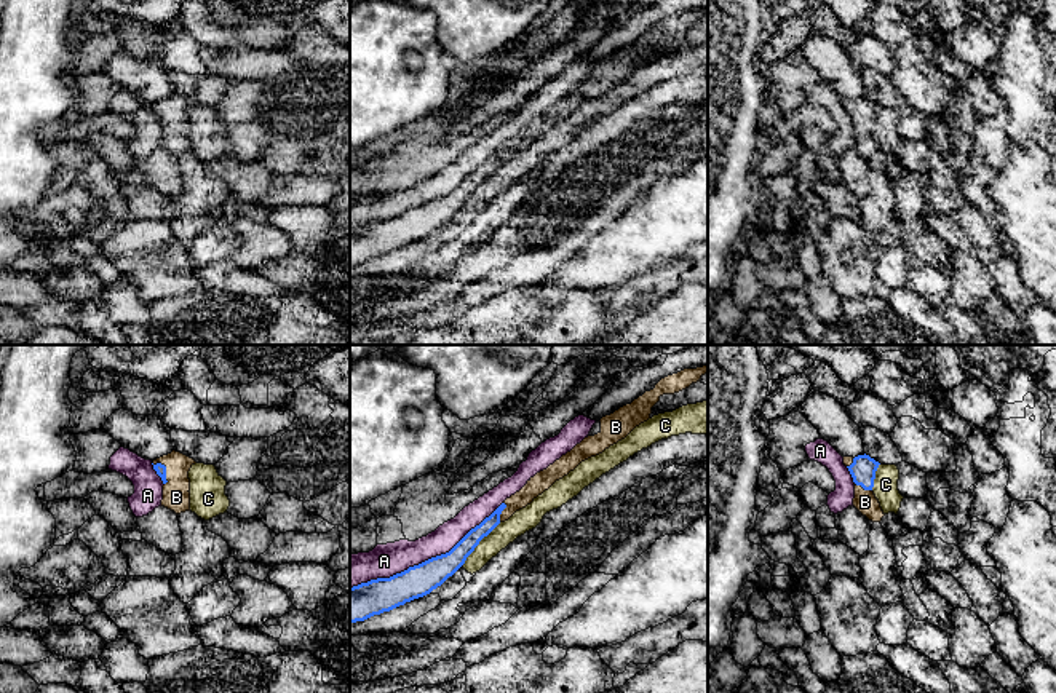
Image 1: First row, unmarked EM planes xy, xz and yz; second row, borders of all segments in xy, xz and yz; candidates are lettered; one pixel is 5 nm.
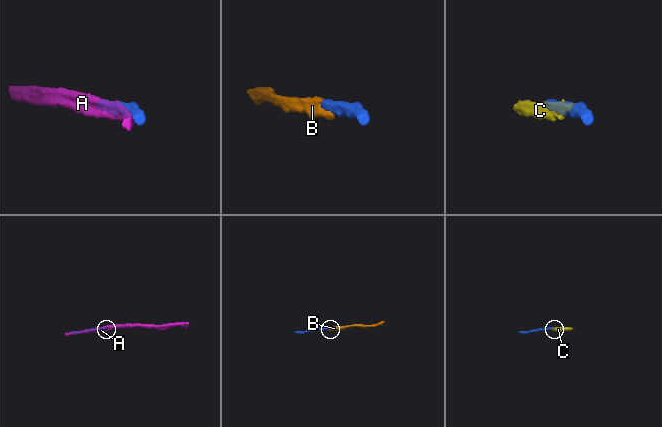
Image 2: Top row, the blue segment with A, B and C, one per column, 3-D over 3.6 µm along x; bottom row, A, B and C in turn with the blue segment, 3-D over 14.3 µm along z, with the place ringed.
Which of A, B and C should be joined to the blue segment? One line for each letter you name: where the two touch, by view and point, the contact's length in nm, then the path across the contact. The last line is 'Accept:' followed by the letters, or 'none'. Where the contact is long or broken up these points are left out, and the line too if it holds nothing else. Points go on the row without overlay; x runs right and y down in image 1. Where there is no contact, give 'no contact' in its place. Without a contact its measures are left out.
B: contact xy (165, 112); length 140 nm; way xy (160, 110), (165, 112), (176, 123), (176, 139)
Accept: B

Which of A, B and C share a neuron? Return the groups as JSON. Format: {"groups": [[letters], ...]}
{"groups": [["A"], ["B"], ["C"]]}

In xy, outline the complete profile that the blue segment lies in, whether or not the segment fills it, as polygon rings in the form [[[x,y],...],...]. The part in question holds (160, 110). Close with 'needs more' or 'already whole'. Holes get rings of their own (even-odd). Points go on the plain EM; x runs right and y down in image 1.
[[[173,93],[152,104],[153,112],[163,123],[161,148],[176,156],[190,153],[190,121],[189,113],[197,105],[193,101]]]; needs more

